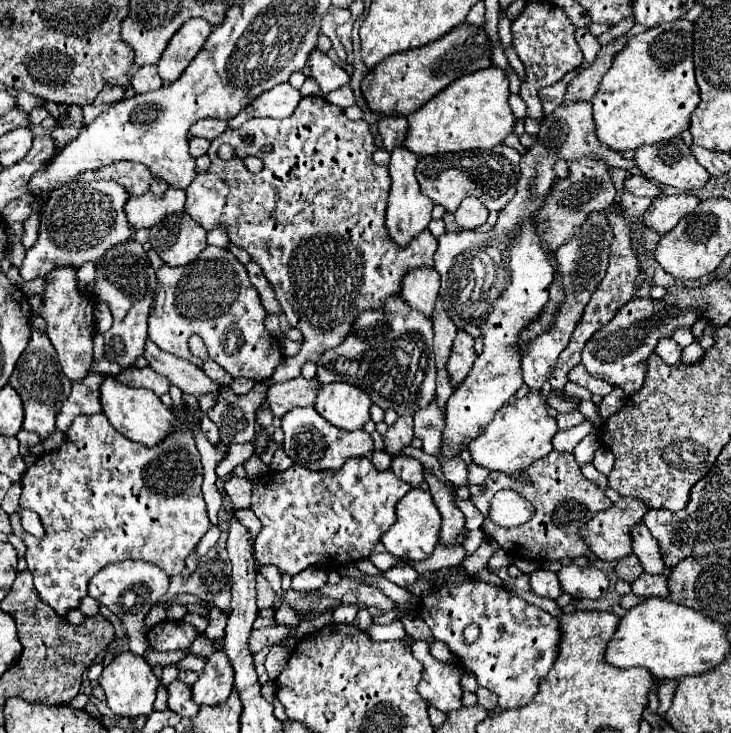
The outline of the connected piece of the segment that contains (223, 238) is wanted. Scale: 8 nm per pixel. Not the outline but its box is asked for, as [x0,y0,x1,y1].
[207,229,229,247]

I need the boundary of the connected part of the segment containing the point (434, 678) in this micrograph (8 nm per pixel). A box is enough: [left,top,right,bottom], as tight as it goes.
[411,639,463,713]

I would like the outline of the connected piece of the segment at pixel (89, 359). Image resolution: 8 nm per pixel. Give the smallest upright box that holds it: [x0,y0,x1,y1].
[39,267,95,381]

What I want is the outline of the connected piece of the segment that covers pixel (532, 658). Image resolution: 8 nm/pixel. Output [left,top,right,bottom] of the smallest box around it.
[419,579,563,711]

